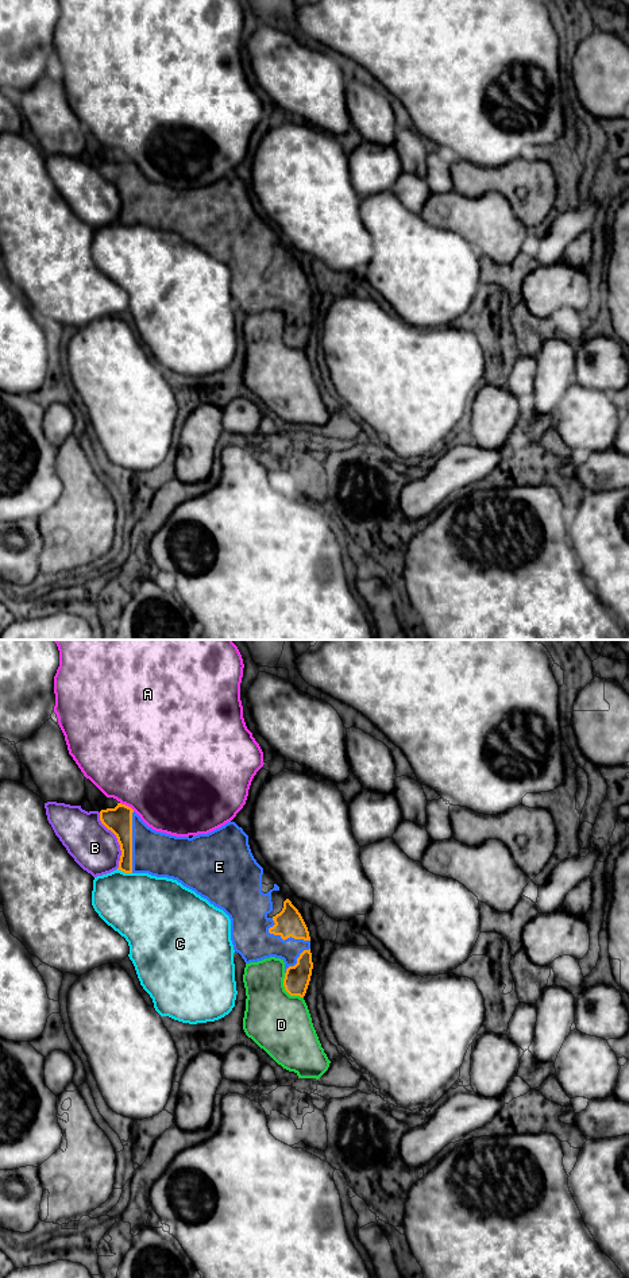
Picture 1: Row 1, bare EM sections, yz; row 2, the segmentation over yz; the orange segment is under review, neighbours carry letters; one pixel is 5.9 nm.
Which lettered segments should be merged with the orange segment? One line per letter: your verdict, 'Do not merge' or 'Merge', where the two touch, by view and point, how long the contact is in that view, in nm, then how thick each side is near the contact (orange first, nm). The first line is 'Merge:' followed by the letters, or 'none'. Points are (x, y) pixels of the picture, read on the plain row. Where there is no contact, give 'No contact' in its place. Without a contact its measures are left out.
Merge: E
A: Do not merge. Touches orange at yz (127, 158). Shared border 100 nm. Thickness 160 nm (orange) against 500 nm
B: Do not merge. Touches orange at yz (118, 193). Shared border 360 nm. Thickness 160 nm (orange) against 280 nm
C: Do not merge. Touches orange at yz (124, 224). Shared border 90 nm. Thickness 110 nm (orange) against 420 nm
D: Do not merge. Touches orange at yz (286, 343). Shared border 190 nm. Thickness 150 nm (orange) against 360 nm
E: Merge. Touches orange at yz (131, 195). Shared border 360 nm. Thickness 160 nm (orange) against 260 nm

